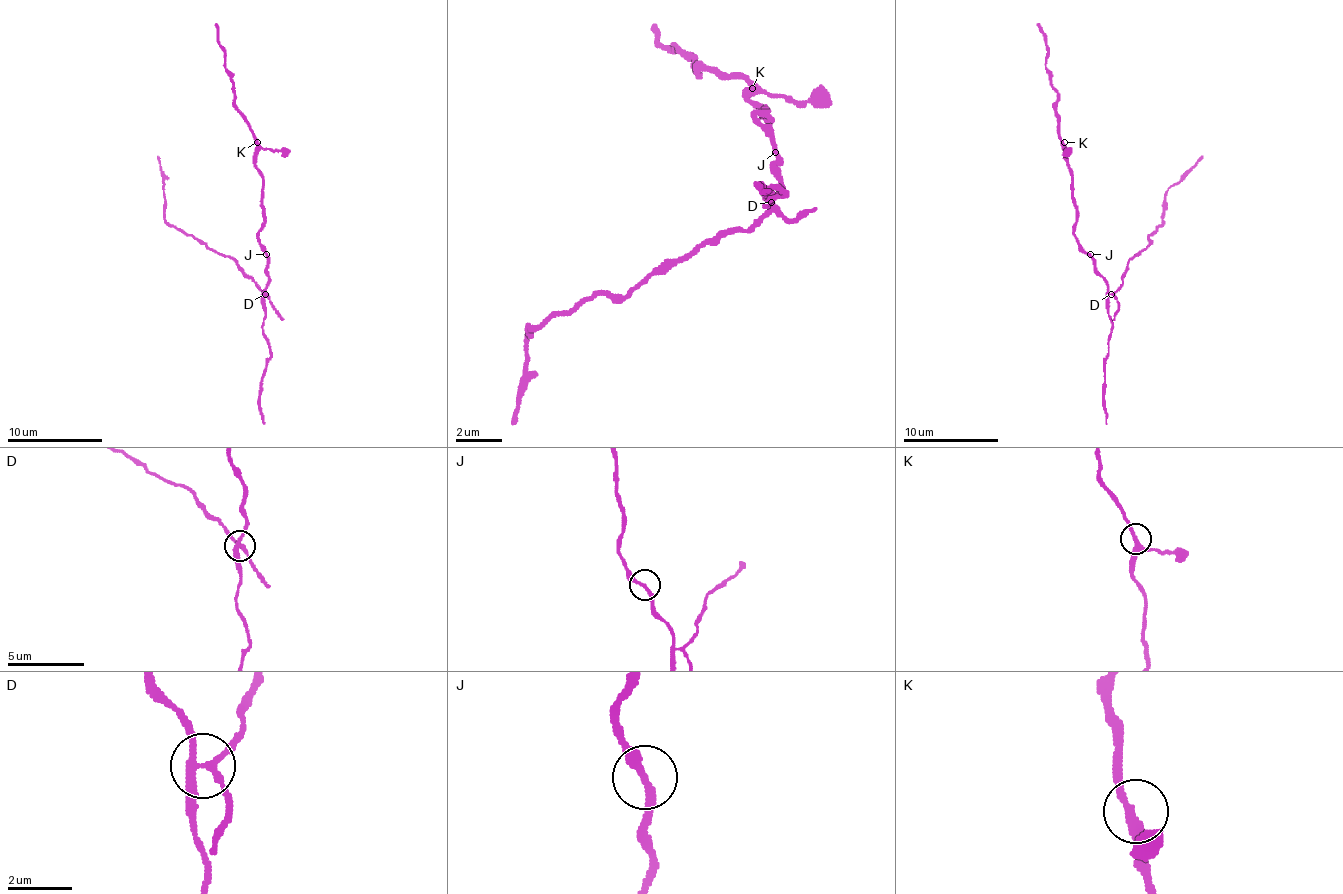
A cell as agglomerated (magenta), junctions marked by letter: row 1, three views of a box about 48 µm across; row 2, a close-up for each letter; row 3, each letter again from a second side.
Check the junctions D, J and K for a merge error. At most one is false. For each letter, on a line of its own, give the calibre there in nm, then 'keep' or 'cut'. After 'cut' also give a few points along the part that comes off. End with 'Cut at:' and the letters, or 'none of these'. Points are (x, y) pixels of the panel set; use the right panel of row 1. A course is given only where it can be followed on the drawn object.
D: 260 nm thick; cut; foreign part runs (1111, 294), (1123, 282), (1133, 256), (1149, 244), (1164, 218), (1164, 194), (1202, 156)
J: 200 nm thick; keep
K: 240 nm thick; keep
Cut at: D

